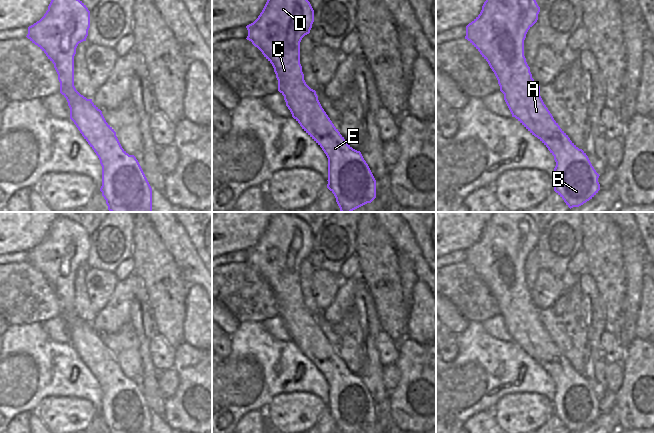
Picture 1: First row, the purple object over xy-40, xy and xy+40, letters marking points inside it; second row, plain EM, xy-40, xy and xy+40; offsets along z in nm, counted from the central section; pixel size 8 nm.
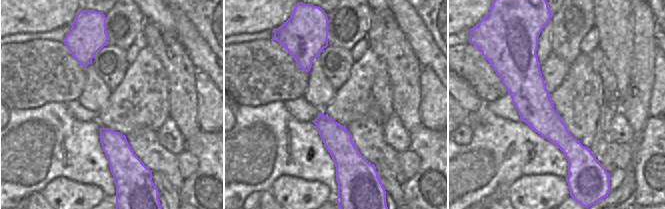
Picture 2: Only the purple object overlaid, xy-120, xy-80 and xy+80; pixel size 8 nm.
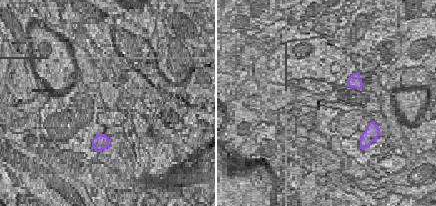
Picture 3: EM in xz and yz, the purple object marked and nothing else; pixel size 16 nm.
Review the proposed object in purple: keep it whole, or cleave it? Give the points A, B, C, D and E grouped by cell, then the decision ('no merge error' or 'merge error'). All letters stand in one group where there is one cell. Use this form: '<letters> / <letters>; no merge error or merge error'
A B C D E; no merge error

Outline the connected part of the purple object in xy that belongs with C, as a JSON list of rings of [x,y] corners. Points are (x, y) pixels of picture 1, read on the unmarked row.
[[[277,212],[268,222],[258,242],[246,250],[246,263],[272,288],[278,304],[278,315],[284,320],[292,341],[326,378],[327,412],[334,418],[339,432],[357,433],[376,422],[376,404],[361,376],[346,366],[322,332],[316,315],[304,304],[300,288],[300,266],[310,257],[313,246],[314,234],[305,221],[284,212]]]

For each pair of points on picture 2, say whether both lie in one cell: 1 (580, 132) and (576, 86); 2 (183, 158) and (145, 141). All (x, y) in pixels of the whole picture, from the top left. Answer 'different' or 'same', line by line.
1: same
2: different

